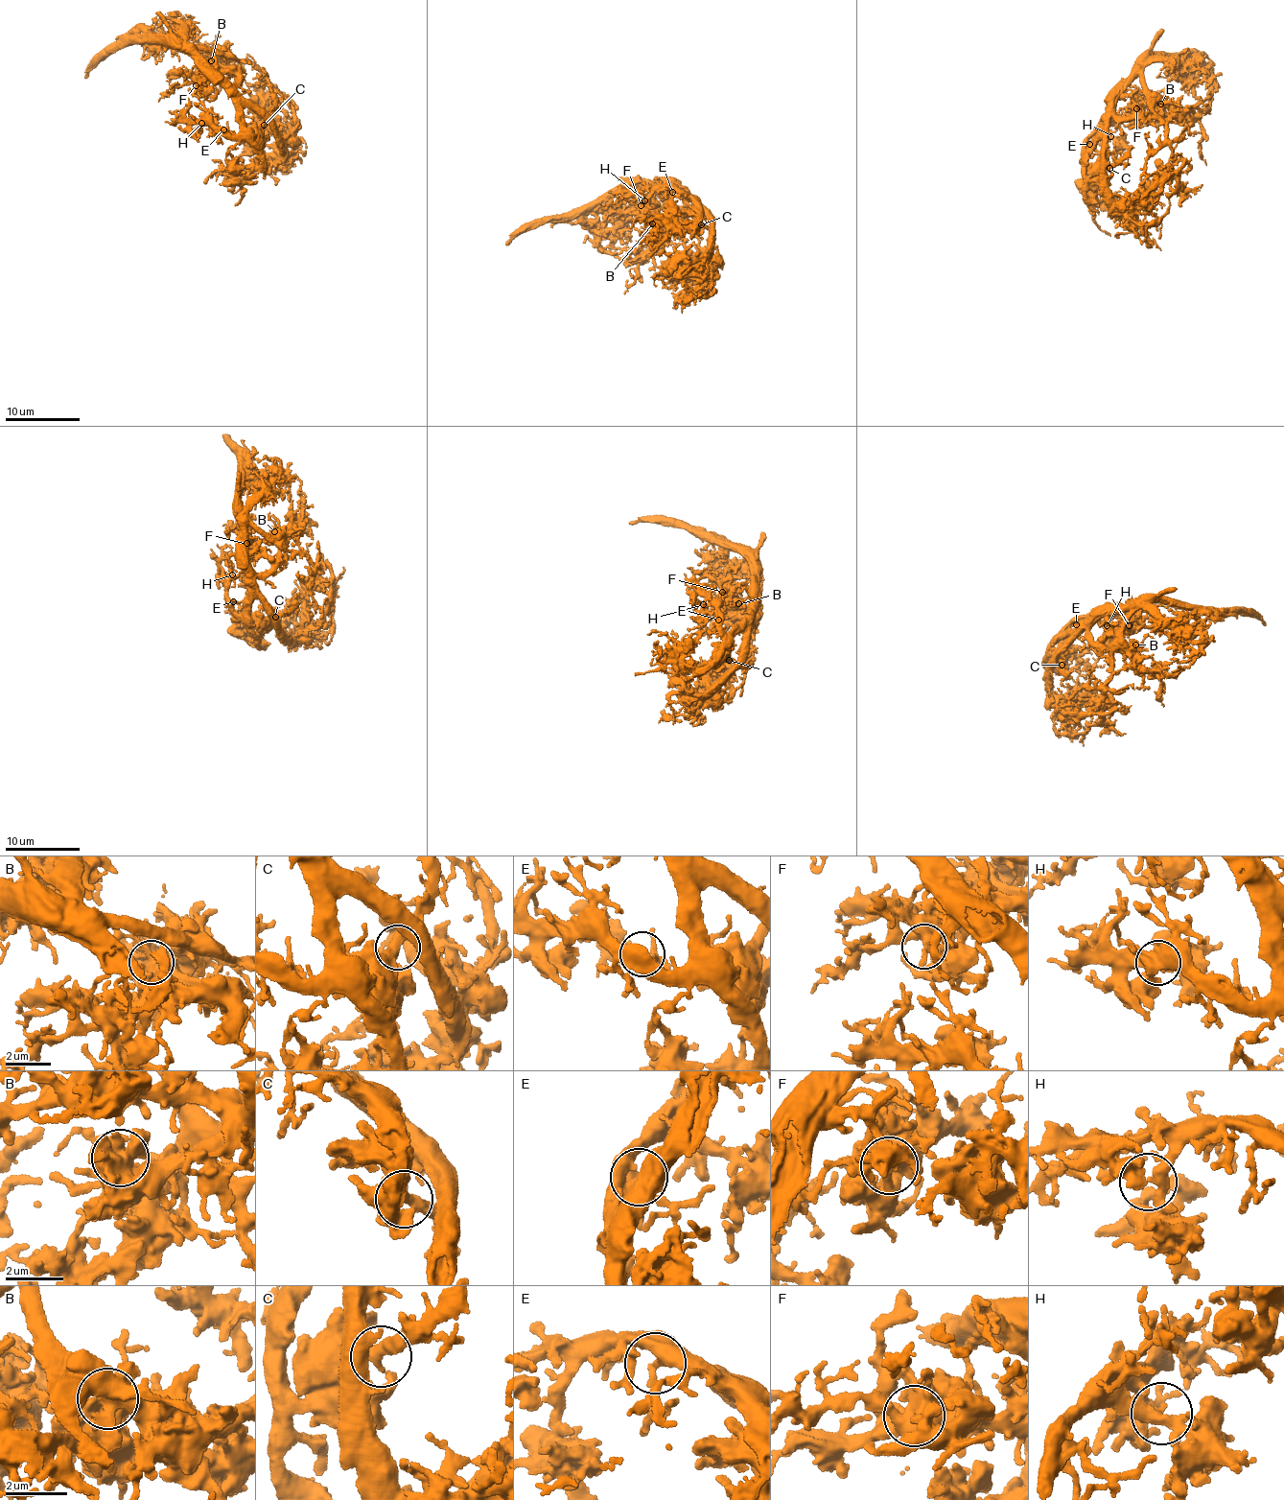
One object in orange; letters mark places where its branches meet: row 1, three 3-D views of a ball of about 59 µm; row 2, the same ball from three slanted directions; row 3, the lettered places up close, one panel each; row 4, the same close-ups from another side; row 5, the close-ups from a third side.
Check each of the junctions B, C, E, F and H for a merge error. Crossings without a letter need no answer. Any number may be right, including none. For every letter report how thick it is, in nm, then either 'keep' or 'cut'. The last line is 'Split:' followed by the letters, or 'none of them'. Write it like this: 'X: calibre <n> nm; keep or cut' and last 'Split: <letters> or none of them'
B: calibre 600 nm; keep
C: calibre 440 nm; keep
E: calibre 240 nm; keep
F: calibre 500 nm; keep
H: calibre 320 nm; keep
Split: none of them

